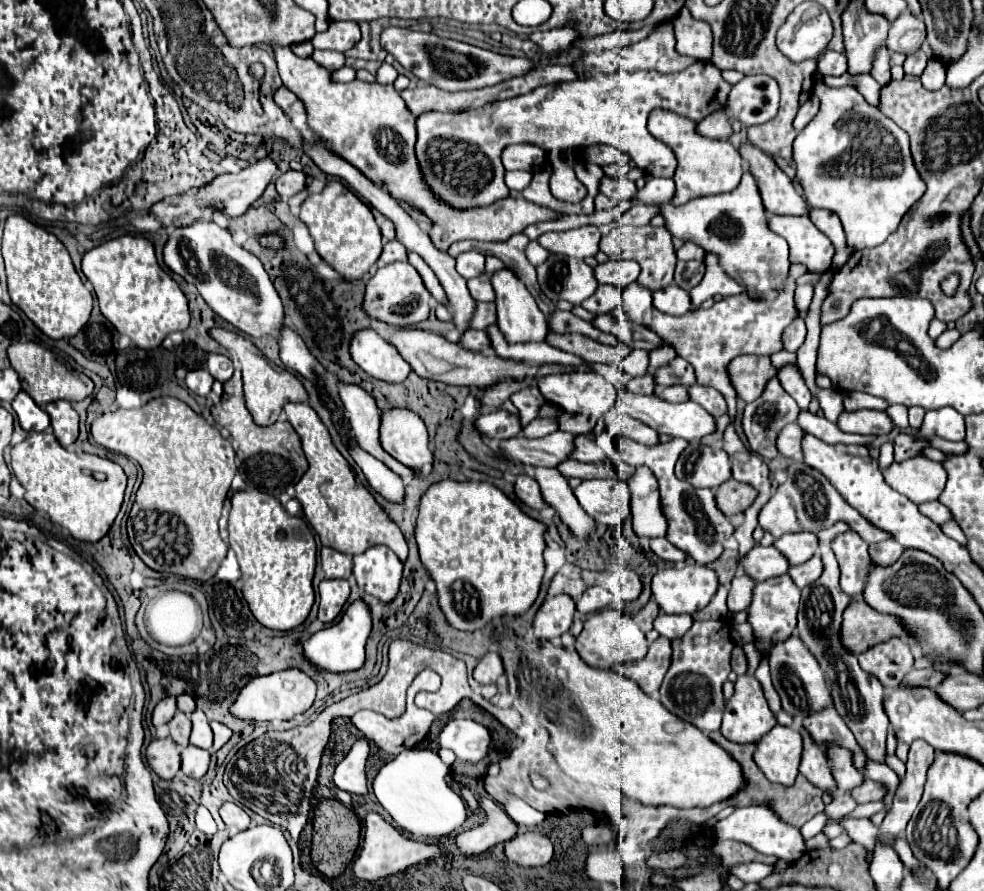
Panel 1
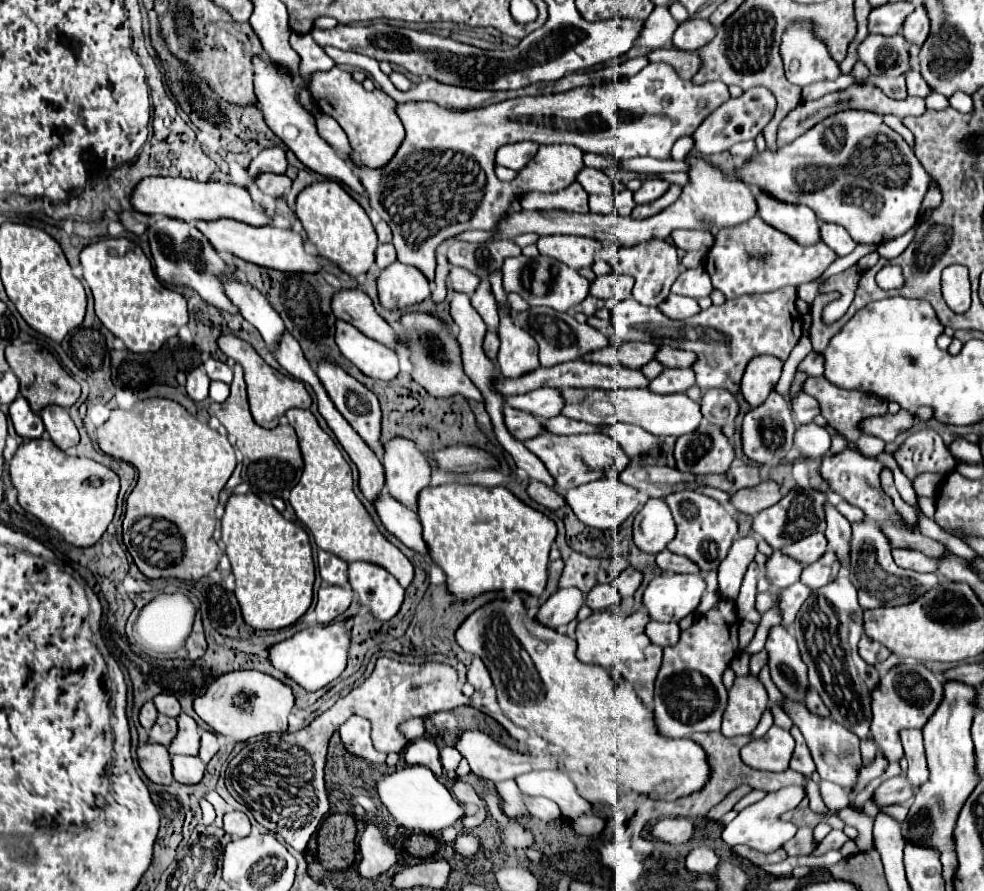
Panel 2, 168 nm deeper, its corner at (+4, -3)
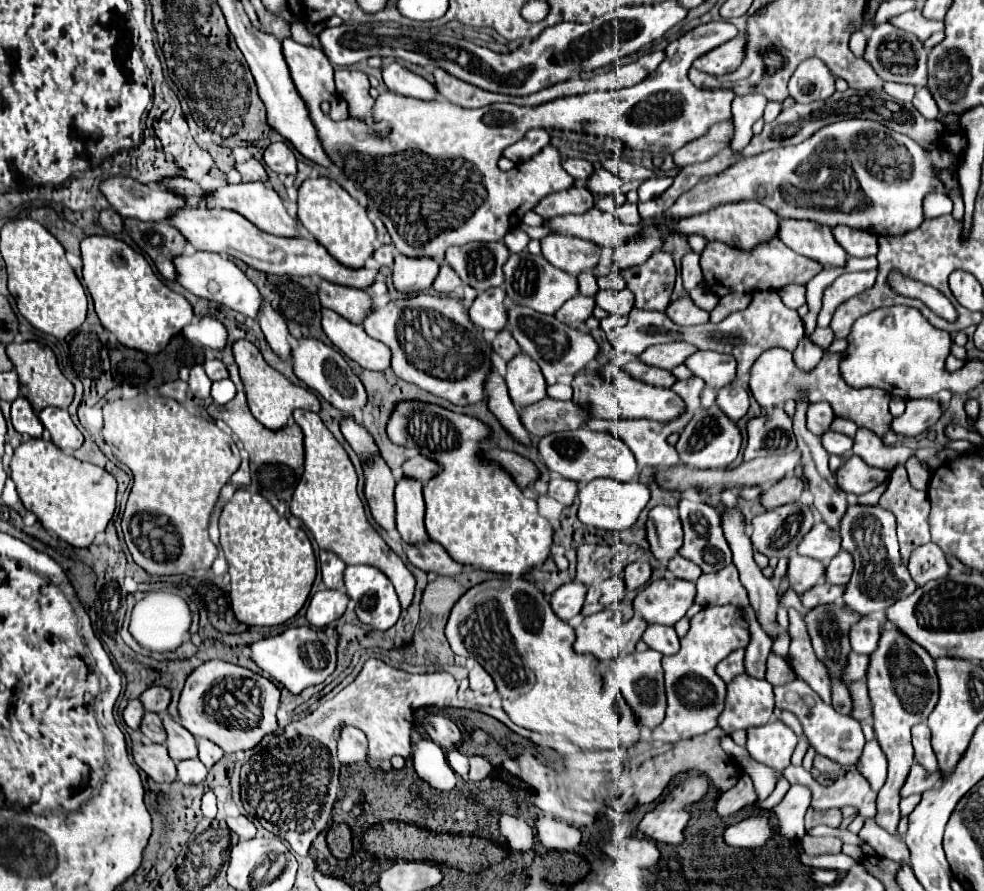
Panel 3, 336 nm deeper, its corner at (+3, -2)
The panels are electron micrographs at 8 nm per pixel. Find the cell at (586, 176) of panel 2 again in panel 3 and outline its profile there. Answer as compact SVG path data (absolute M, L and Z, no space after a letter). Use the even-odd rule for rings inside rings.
M565 159L563 163L563 169L577 181L577 179L585 179L585 175L589 175L589 171L593 171L593 165L585 159Z

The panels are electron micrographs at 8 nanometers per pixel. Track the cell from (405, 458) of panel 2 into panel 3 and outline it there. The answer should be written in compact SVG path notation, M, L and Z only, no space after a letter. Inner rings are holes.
M397 479L395 503L397 503L397 533L405 545L421 545L429 541L423 525L425 503L423 503L423 483L415 479Z

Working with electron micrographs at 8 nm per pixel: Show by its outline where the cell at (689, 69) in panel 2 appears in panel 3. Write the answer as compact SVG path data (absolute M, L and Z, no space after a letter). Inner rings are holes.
M739 35L737 39L731 39L729 43L723 43L721 47L697 57L693 61L693 67L709 75L733 73L745 59L745 43L747 43L745 35Z

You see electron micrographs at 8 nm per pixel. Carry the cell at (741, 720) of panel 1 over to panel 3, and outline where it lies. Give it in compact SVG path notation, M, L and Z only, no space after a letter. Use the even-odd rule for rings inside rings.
M747 673L737 675L727 685L725 709L719 715L719 727L725 733L759 727L773 719L773 709L775 697L769 681L755 679Z

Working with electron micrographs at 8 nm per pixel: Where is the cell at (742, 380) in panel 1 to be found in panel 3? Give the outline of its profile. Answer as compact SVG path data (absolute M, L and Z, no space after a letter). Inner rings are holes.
M769 349L765 351L755 365L751 367L751 379L749 379L749 389L753 393L753 397L757 399L757 403L763 409L775 409L775 407L783 407L783 403L787 399L801 399L803 395L811 397L809 403L819 403L819 401L827 401L831 403L833 411L837 417L843 419L851 419L857 423L857 427L865 427L875 431L877 435L885 435L891 429L891 413L889 413L889 399L891 395L883 389L877 387L861 387L861 389L853 389L851 385L845 383L845 379L841 377L839 371L839 363L841 359L845 359L845 353L829 353L825 351L823 359L819 361L819 365L811 371L801 371L795 361L793 361L793 353L785 351L785 349Z

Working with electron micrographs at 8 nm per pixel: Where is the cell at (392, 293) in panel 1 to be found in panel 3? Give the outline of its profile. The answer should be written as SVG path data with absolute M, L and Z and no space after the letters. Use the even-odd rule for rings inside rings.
M395 255L393 265L393 283L397 291L401 293L413 293L413 291L425 291L433 285L439 271L439 263L433 257L405 257Z

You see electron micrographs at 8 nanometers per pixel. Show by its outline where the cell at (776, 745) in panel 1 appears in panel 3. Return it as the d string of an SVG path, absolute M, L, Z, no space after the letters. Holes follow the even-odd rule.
M779 719L747 731L749 755L775 771L783 771L789 765L797 741L797 735Z

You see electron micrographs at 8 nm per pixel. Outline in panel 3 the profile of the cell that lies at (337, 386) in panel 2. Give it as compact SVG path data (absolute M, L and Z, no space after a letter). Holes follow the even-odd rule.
M313 337L297 339L291 349L291 365L293 365L293 373L299 381L303 381L309 389L317 391L333 407L337 407L345 413L353 413L355 409L361 409L367 403L367 393L363 389L363 383L351 371L351 367L343 359L343 355L337 349L321 343L319 339L313 339Z

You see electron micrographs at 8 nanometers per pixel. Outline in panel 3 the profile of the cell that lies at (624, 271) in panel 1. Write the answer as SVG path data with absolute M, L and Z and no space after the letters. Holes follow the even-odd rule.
M629 289L623 291L599 291L595 295L595 301L601 309L605 309L609 315L627 317L635 305L633 293Z

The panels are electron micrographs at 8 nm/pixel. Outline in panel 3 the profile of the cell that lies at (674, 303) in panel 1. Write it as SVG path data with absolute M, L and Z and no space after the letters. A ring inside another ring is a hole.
M687 295L673 301L667 311L669 319L677 325L683 325L683 327L691 327L691 325L701 325L701 323L707 323L709 321L709 313L699 309Z

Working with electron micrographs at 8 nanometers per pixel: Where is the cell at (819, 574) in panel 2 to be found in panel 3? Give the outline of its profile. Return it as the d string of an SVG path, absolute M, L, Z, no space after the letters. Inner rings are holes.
M841 551L841 555L835 555L829 561L829 567L825 571L825 579L835 585L845 585L849 583L853 573L853 557L849 551Z

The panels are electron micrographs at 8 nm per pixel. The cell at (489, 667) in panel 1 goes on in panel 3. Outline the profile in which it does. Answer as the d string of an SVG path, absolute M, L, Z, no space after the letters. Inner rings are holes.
M475 665L469 671L469 687L471 687L471 691L479 691L479 693L493 693L495 691L495 683L493 683L491 675L481 665Z

